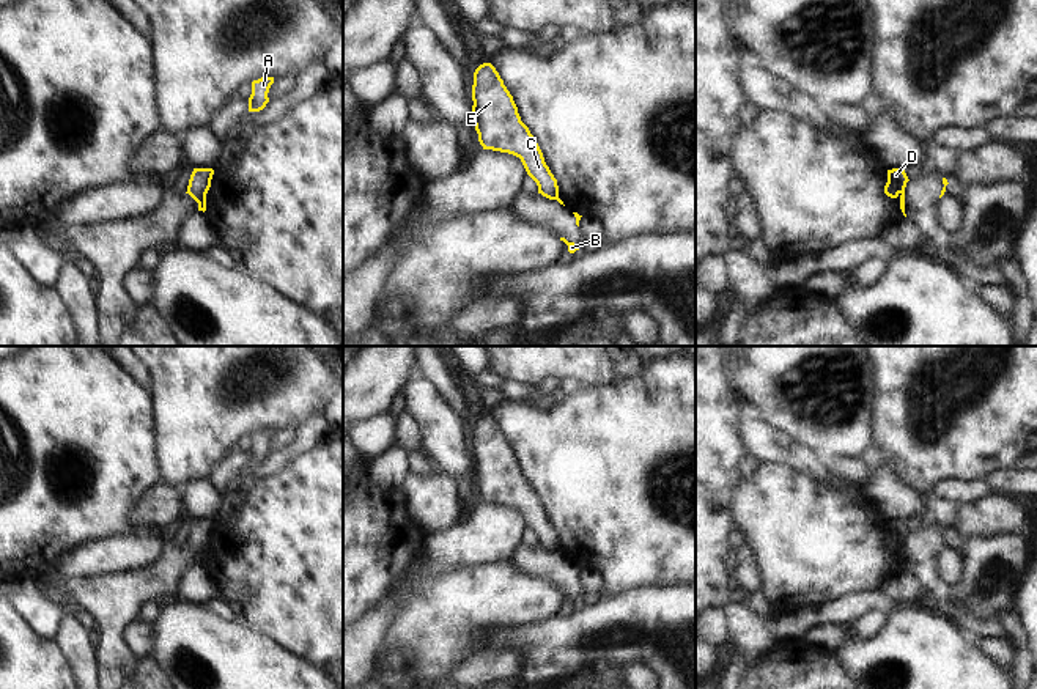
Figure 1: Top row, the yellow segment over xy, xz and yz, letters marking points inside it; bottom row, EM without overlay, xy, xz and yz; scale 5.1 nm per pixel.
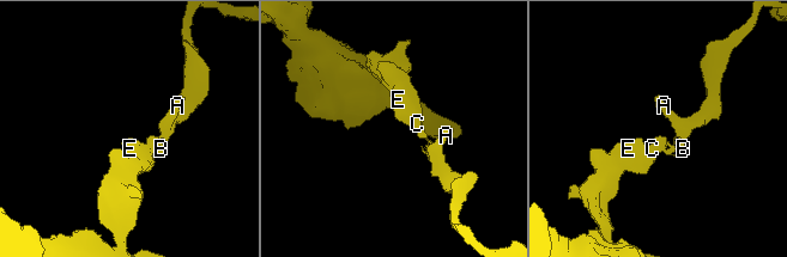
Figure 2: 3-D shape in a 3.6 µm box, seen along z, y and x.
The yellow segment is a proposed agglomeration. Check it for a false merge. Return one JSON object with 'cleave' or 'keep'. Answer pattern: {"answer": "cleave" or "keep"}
{"answer": "cleave"}

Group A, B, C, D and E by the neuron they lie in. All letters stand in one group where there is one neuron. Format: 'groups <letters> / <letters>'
groups A B / C D E

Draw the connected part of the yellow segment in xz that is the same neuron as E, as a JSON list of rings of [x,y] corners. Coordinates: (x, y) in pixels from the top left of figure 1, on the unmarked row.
[[[483,415],[475,422],[472,453],[472,473],[483,502],[519,510],[527,527],[537,535],[538,546],[555,552],[559,549],[557,532],[546,518],[529,480],[521,473],[513,448],[491,415]]]

